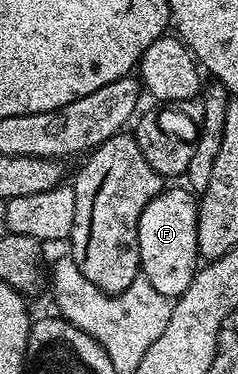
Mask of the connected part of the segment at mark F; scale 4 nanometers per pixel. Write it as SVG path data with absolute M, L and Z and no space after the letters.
M172 184L161 190L142 212L138 220L138 252L140 274L169 300L180 297L196 275L198 251L196 248L196 216L198 198L191 189Z

